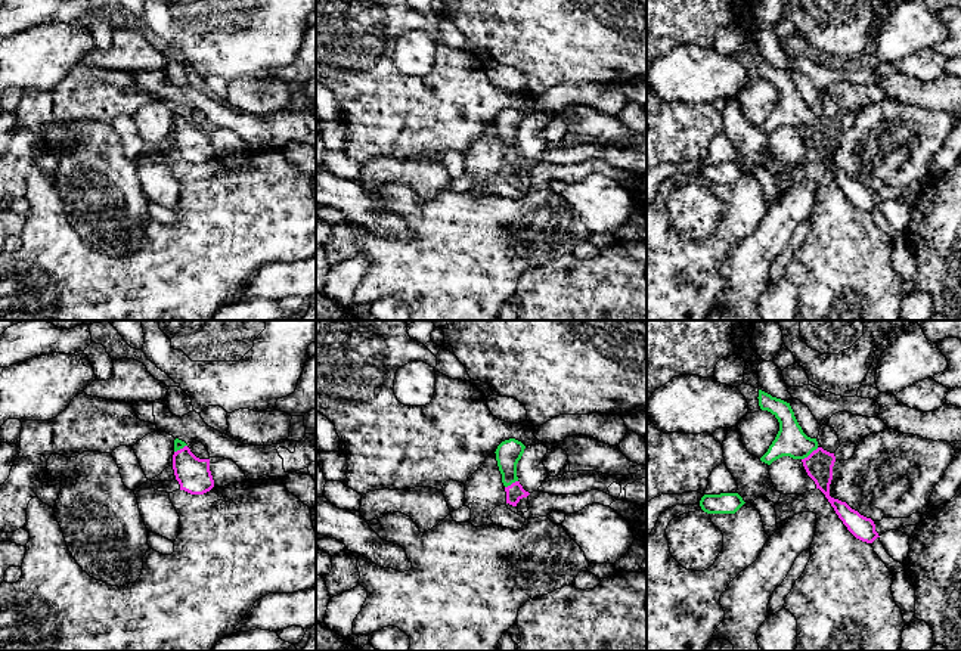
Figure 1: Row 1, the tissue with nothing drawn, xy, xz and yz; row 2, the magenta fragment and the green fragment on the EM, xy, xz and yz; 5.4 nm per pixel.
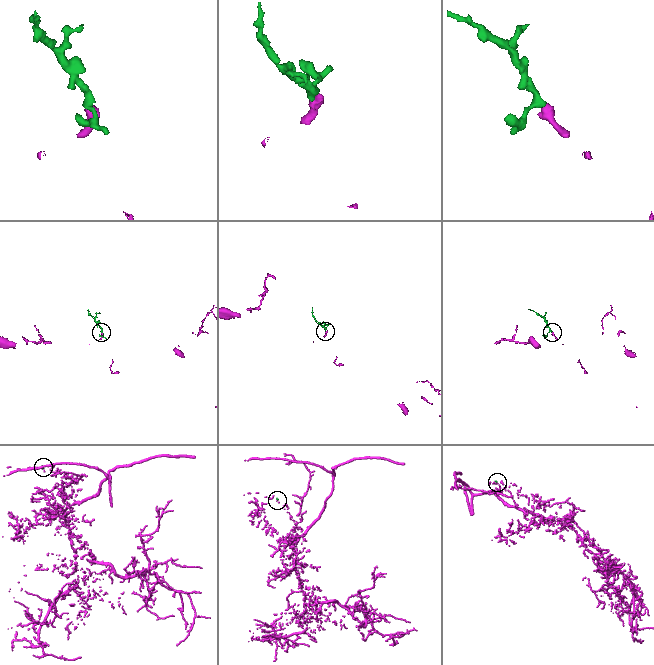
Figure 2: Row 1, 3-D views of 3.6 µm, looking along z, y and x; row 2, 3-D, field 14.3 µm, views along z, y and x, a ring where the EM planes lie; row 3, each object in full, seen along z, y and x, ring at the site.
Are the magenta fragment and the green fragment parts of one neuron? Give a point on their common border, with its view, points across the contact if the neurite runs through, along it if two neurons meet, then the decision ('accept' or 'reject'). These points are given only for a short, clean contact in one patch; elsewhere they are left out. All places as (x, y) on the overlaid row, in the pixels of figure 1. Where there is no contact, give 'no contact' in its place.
meets magenta in yz at (811, 453); runs through yz (818, 465), (811, 453), (790, 440); accept

